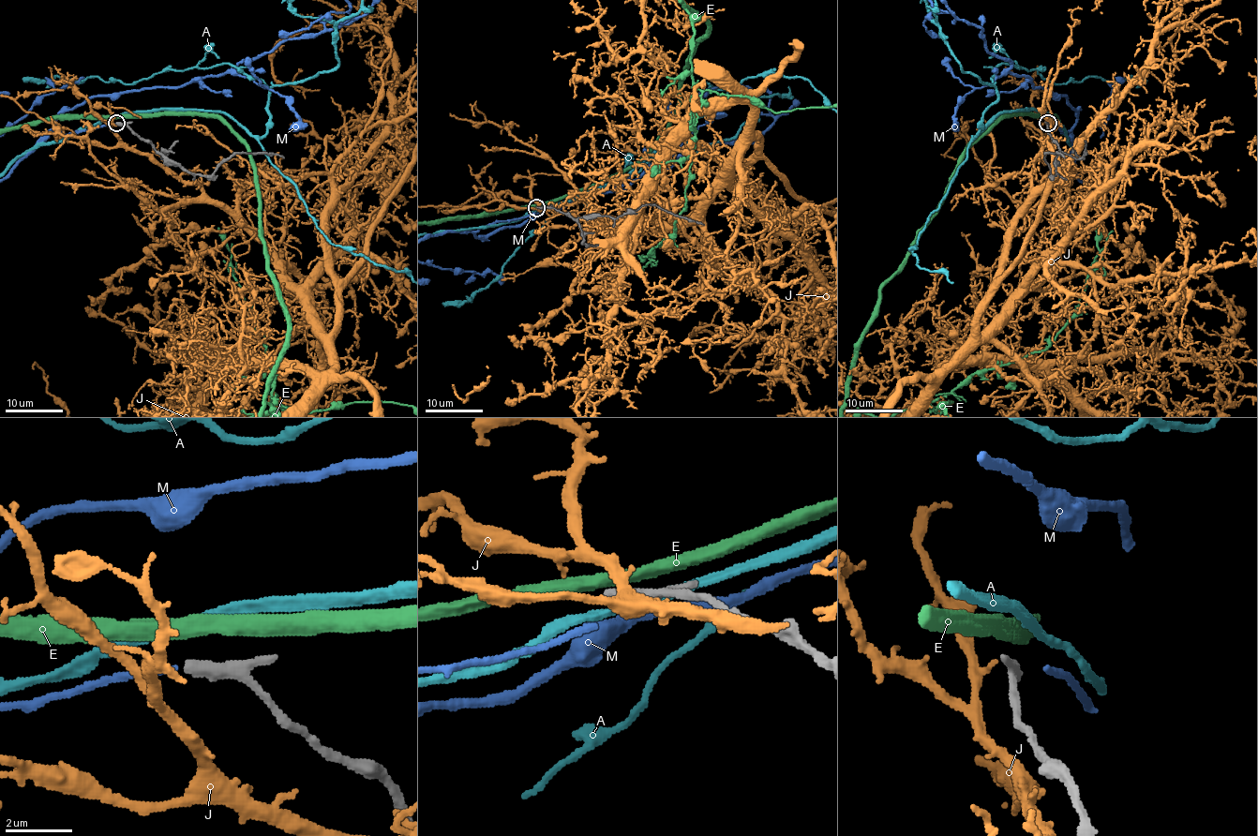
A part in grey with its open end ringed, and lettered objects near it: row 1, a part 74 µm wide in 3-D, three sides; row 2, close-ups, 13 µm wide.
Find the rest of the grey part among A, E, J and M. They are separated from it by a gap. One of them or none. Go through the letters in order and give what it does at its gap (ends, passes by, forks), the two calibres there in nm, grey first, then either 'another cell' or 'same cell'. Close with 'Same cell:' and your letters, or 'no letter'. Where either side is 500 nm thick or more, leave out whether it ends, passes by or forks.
A: it passes by; 320 nm thick on the grey side, 280 nm on the other; another cell
E: it passes by; 320 nm thick on the grey side, 440 nm on the other; another cell
J: it passes by; 320 nm thick on the grey side, 240 nm on the other; another cell
M: it ends there; 320 nm thick on the grey side, 190 nm on the other; another cell
Same cell: no letter

